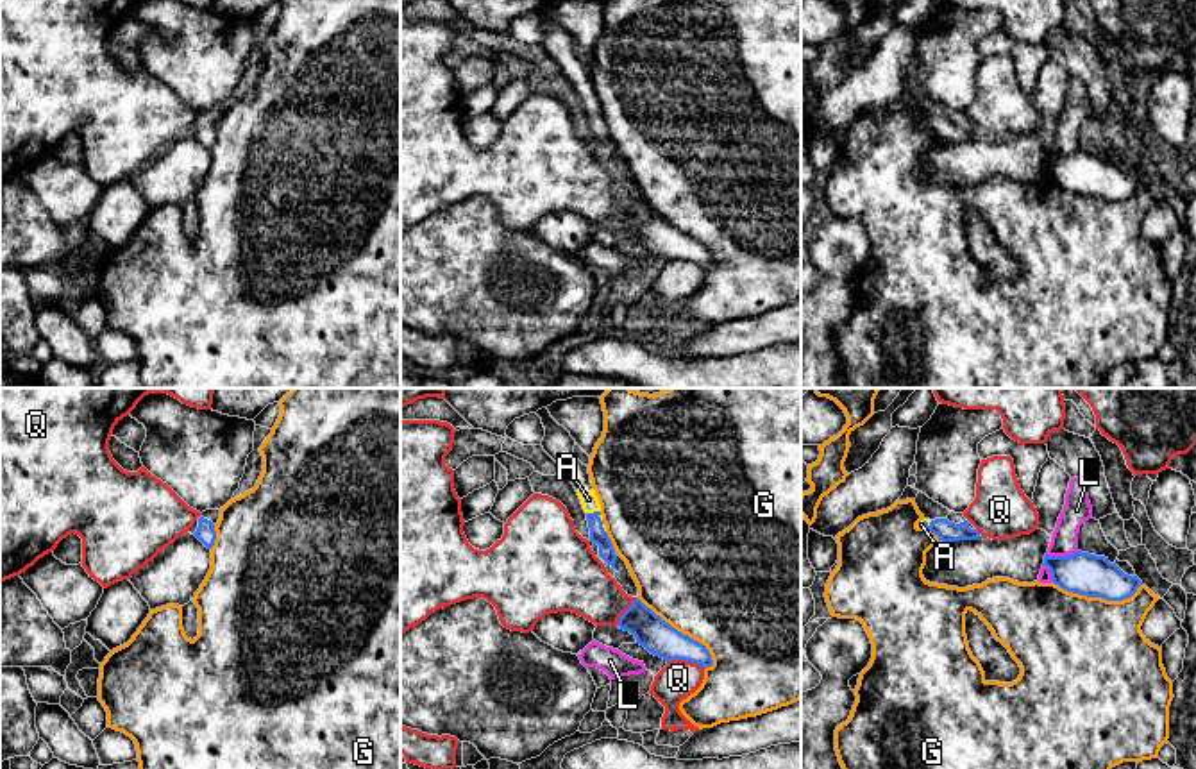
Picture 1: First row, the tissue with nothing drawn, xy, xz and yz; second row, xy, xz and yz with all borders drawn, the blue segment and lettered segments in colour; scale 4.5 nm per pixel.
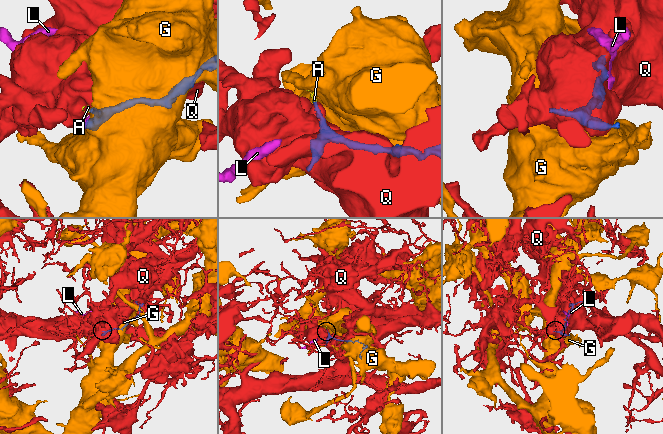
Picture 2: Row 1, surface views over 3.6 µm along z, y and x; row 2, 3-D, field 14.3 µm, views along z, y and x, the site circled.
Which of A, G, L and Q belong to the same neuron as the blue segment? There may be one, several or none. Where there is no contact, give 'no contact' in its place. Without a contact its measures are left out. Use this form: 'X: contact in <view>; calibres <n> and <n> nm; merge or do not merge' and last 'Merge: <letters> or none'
A: contact in xz; calibres 80 and 80 nm; merge
G: contact in xz; calibres 160 and 500 nm; do not merge
L: contact in yz; calibres 190 and 120 nm; do not merge
Q: contact in xz; calibres 160 and 170 nm; do not merge
Merge: A

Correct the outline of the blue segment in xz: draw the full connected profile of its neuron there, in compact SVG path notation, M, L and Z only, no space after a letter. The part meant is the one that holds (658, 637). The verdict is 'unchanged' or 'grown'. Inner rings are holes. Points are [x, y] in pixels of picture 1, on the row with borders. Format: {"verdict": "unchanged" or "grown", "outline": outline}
{"verdict": "unchanged", "outline": "M635 597L633 604L620 615L617 626L629 631L636 638L635 644L644 646L651 655L667 662L685 660L703 669L713 665L706 646L672 628L638 597Z"}

